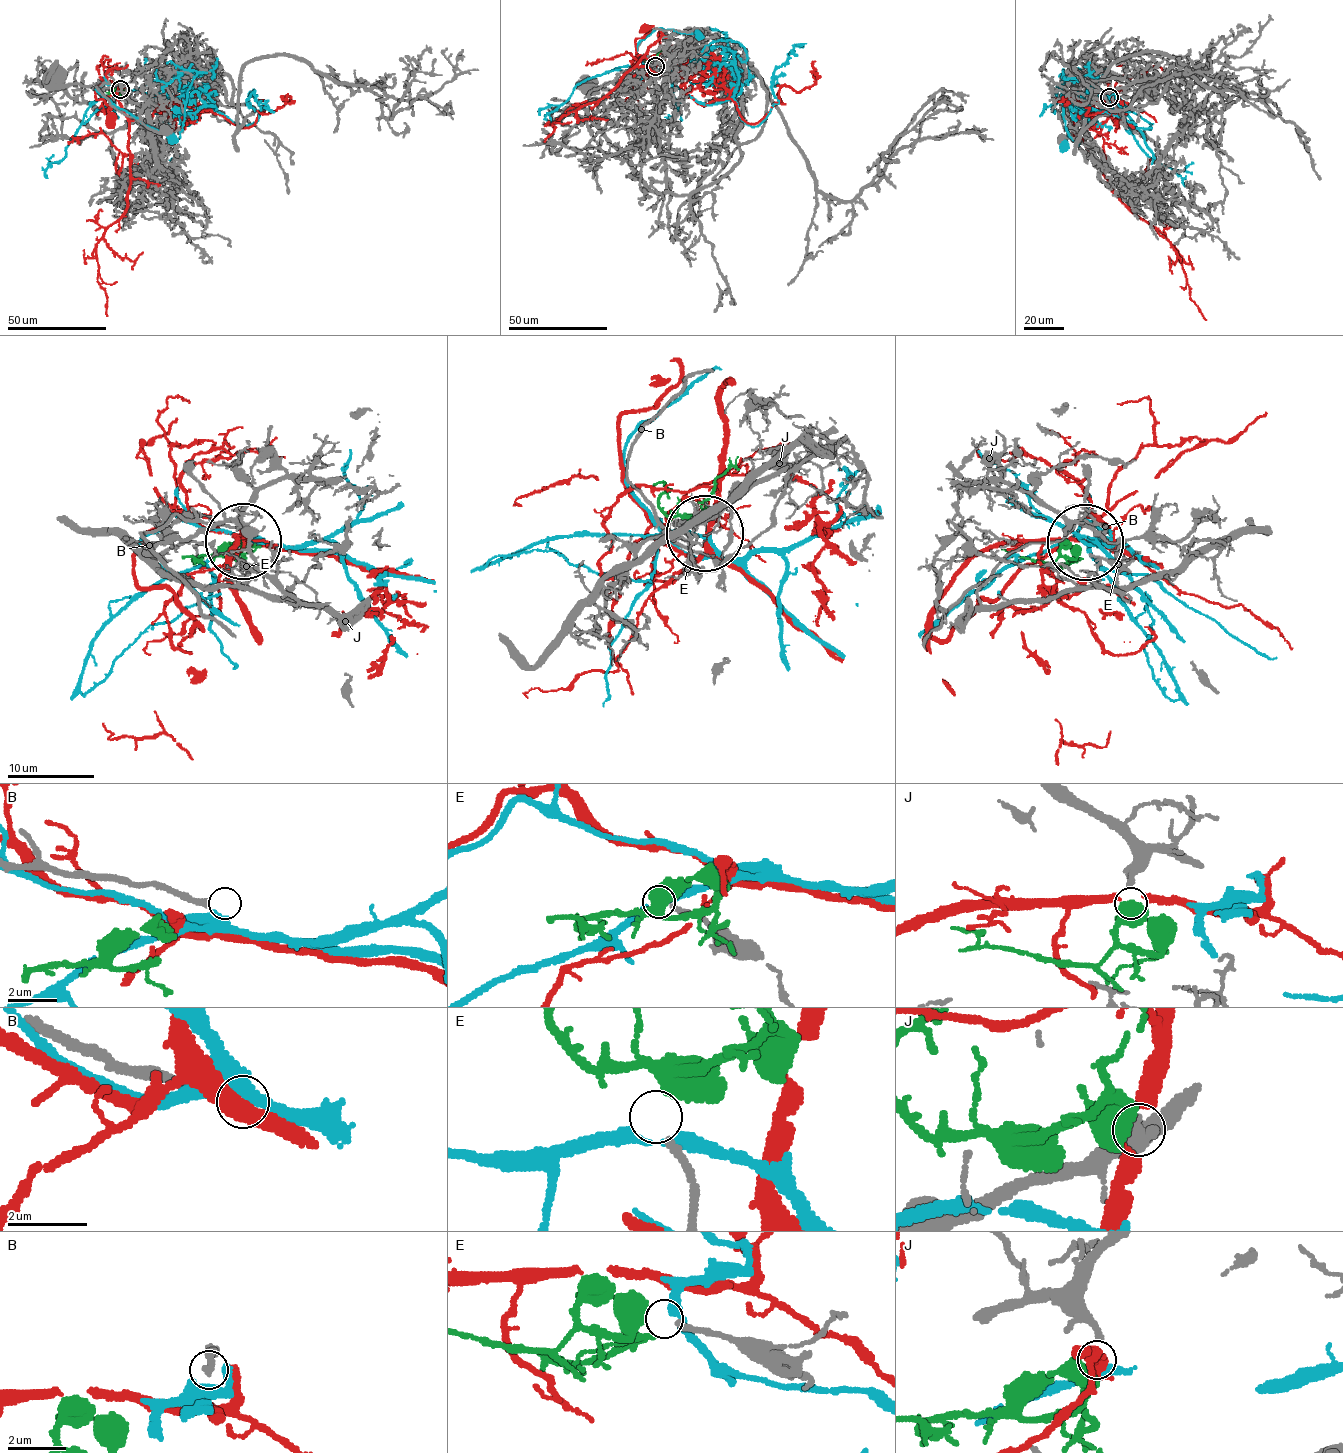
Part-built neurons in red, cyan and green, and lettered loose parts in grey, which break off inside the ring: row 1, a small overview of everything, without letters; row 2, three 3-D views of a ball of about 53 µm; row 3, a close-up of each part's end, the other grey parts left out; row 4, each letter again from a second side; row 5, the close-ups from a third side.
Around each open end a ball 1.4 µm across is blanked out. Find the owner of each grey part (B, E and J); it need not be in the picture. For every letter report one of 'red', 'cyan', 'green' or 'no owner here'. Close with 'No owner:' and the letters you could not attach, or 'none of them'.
B: no owner here
E: no owner here
J: green
No owner: B, E

